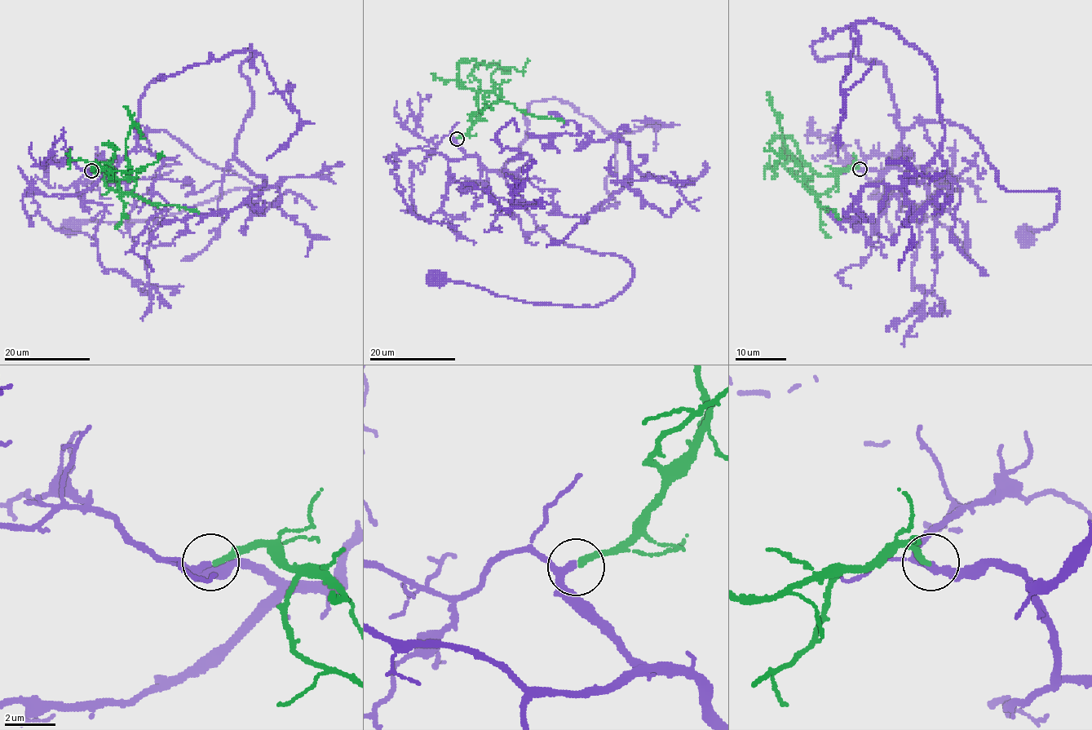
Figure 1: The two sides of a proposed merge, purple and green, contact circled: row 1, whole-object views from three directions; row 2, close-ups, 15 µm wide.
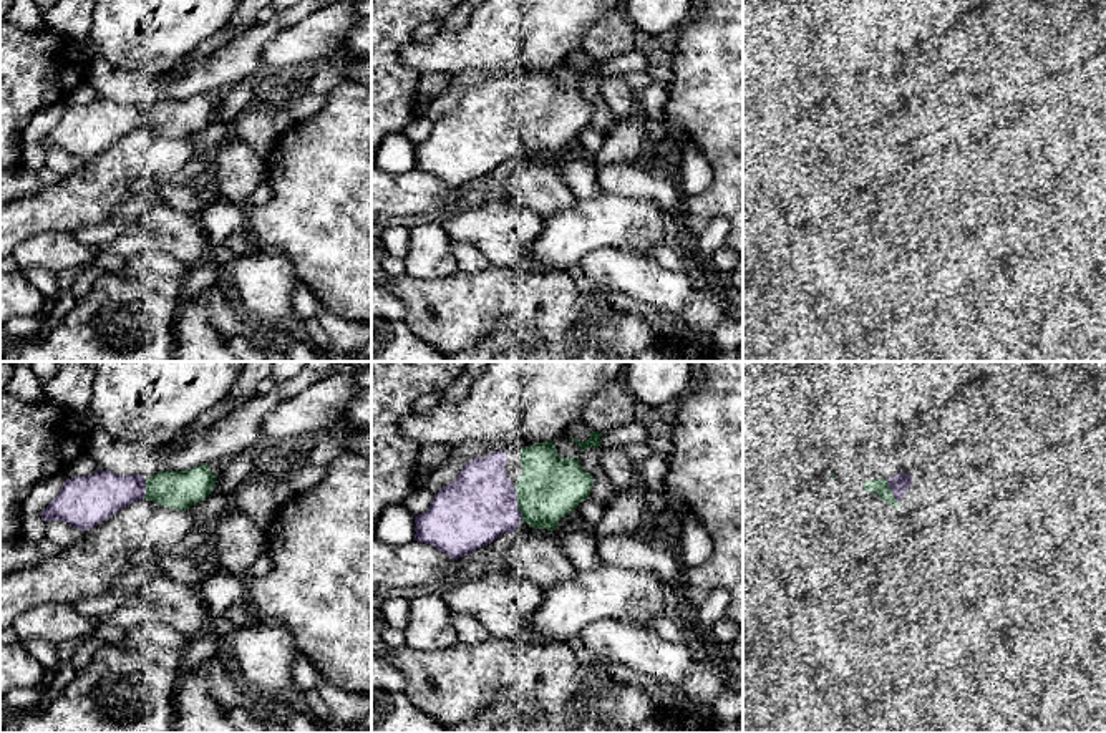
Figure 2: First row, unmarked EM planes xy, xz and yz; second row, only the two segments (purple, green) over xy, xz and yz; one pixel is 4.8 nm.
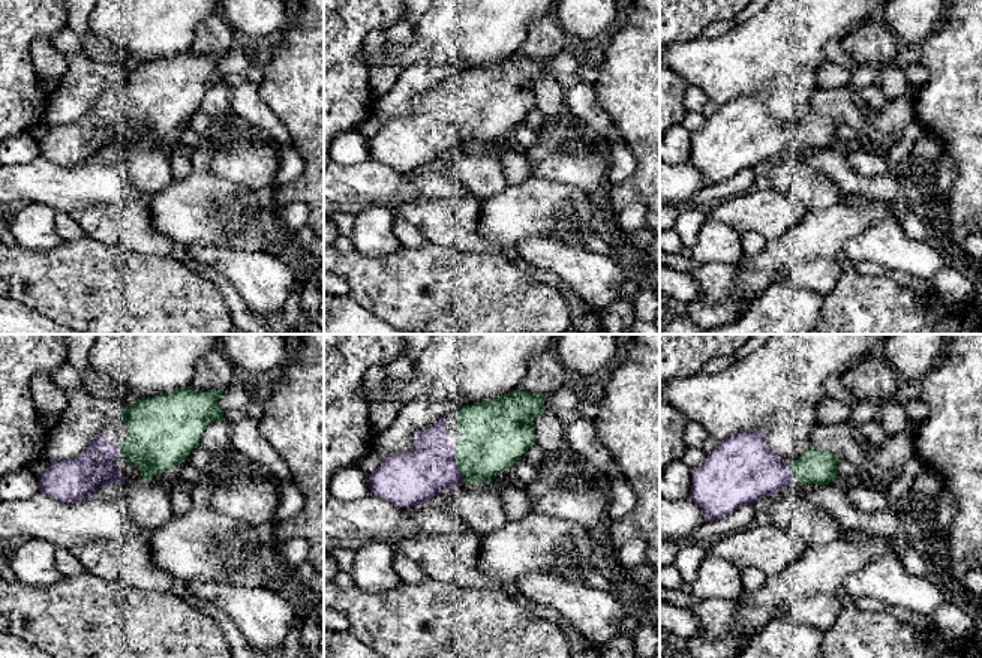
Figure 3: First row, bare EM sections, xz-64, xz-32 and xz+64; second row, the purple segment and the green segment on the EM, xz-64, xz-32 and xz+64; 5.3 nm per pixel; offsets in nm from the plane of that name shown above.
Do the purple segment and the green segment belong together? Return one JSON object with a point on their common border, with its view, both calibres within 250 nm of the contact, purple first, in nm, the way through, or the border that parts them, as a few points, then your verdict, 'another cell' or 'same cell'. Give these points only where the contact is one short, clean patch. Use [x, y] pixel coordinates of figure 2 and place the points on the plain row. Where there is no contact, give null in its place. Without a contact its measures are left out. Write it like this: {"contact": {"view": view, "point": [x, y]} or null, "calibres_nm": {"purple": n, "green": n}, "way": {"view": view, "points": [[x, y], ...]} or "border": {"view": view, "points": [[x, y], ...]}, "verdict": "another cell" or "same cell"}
{"contact": {"view": "xz", "point": [516, 133]}, "calibres_nm": {"purple": 360, "green": 300}, "verdict": "same cell"}

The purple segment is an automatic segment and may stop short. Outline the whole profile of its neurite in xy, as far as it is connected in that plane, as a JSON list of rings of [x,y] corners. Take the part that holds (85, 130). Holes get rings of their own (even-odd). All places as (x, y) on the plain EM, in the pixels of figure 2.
[[[209,93],[186,100],[163,100],[148,108],[99,98],[90,104],[66,108],[60,123],[41,139],[41,148],[63,149],[88,159],[141,128],[186,139],[204,129],[216,109],[217,104]]]

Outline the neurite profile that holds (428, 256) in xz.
[[[423,224],[410,231],[406,272],[420,279],[444,279],[458,270],[451,239],[441,224]]]

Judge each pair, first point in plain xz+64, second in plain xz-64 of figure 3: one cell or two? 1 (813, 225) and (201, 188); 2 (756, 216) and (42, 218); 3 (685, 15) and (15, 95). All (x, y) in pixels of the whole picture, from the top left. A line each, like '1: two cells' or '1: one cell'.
1: one cell
2: two cells
3: one cell

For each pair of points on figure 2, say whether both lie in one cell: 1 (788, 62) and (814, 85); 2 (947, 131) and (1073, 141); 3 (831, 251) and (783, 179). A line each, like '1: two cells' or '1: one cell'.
1: two cells
2: two cells
3: two cells

